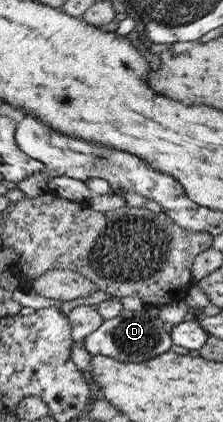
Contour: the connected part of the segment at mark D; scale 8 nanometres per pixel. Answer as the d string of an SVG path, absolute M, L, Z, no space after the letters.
M122 309L114 318L103 320L101 325L83 340L88 354L110 357L120 362L144 362L166 352L171 345L169 333L164 330L164 323L148 315L144 309Z

